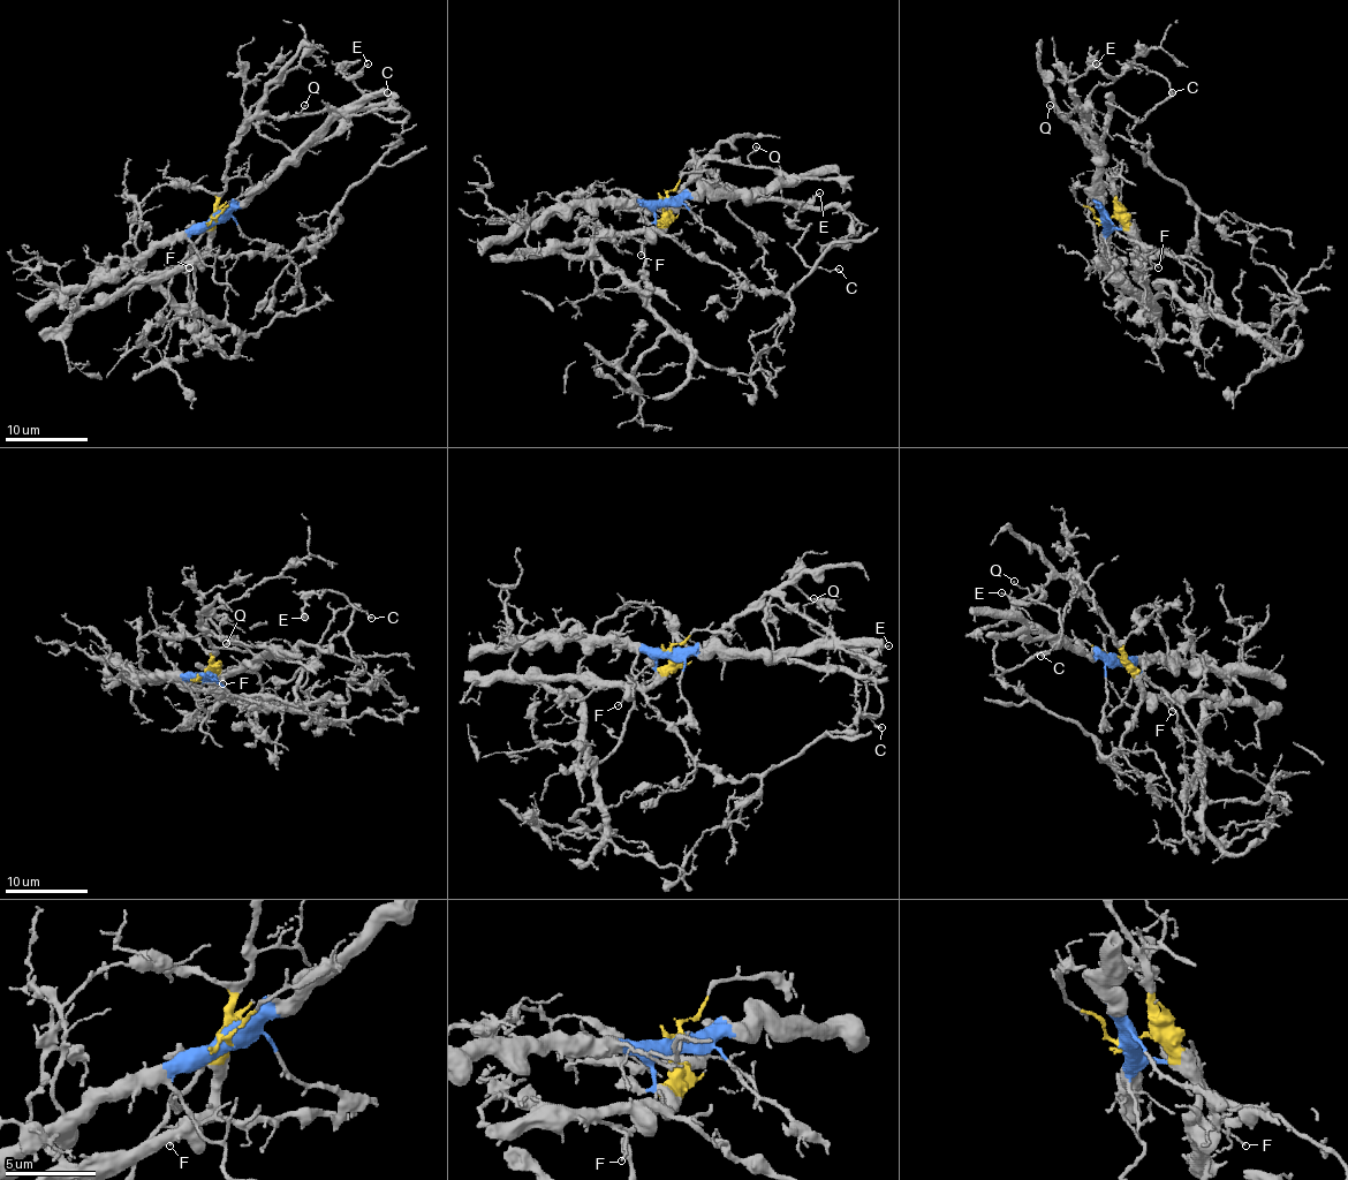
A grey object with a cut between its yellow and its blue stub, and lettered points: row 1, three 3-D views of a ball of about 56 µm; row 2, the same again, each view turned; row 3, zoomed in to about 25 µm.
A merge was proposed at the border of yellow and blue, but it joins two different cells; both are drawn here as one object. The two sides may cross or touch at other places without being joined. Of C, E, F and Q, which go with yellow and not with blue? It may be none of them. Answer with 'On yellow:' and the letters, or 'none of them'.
On yellow: Q

